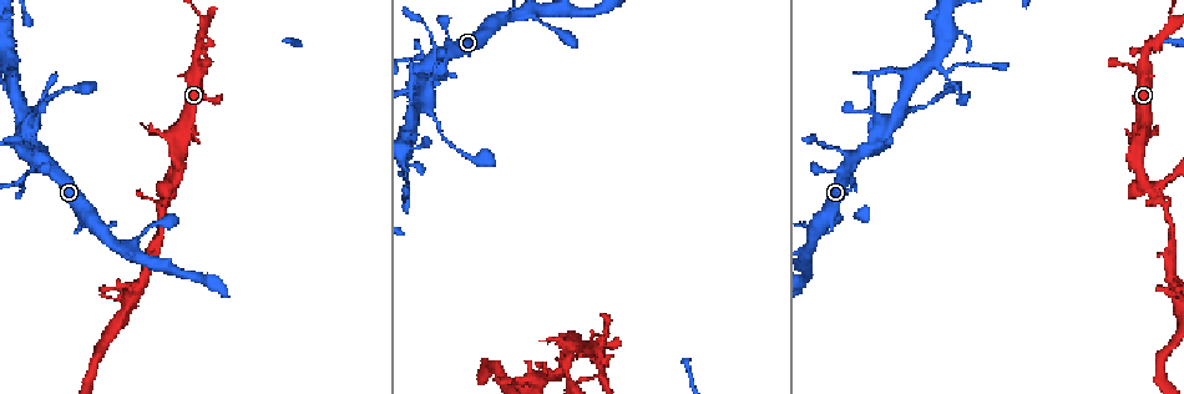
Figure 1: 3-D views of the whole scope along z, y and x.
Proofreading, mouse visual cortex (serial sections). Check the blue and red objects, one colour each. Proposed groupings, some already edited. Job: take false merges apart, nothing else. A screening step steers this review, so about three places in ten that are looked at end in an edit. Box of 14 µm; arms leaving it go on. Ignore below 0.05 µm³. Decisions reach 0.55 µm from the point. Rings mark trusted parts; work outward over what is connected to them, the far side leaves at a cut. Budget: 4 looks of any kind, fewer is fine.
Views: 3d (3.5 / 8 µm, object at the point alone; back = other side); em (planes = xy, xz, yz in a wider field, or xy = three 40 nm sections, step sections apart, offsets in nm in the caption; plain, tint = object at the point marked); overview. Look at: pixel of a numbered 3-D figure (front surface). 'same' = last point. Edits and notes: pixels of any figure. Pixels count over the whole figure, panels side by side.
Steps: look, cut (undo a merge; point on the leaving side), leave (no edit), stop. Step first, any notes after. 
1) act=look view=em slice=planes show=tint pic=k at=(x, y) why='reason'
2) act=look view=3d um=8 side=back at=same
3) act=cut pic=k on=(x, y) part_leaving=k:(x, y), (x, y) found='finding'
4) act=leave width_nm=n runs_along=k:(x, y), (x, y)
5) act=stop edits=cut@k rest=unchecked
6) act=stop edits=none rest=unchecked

act=look view=3d um=3.5 pic=1 at=(1158, 188) why='abrupt turn'

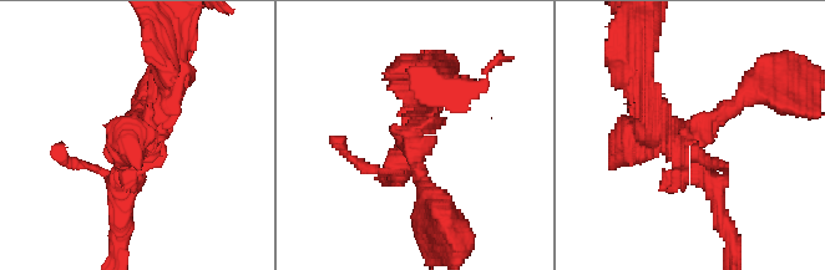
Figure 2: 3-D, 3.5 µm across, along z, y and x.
act=look view=em slice=xy step=5 show=tint pic=2 at=(408, 142) why='need the tissue'

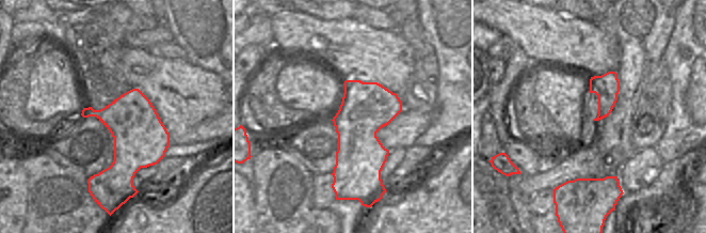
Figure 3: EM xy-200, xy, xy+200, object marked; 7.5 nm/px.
act=leave runs_along=2:(644, 107), (720, 214) found='one cell here'

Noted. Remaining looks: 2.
act=look view=3d um=3.5 pic=1 at=(35, 163) why='looks like a crossing'

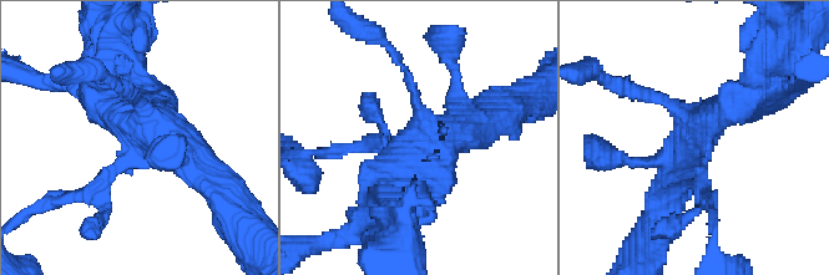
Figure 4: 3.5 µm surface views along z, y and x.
act=look view=em slice=xy step=3 show=tint pic=4 at=(701, 142) why='shape alone is not enough'

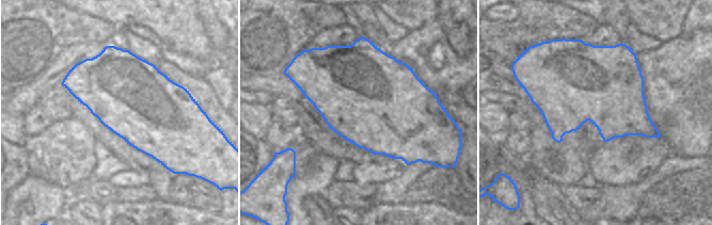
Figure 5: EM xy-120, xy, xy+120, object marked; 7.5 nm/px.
act=leave found='one cell here'

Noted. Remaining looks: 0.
act=stop edits=none rest=unchecked

